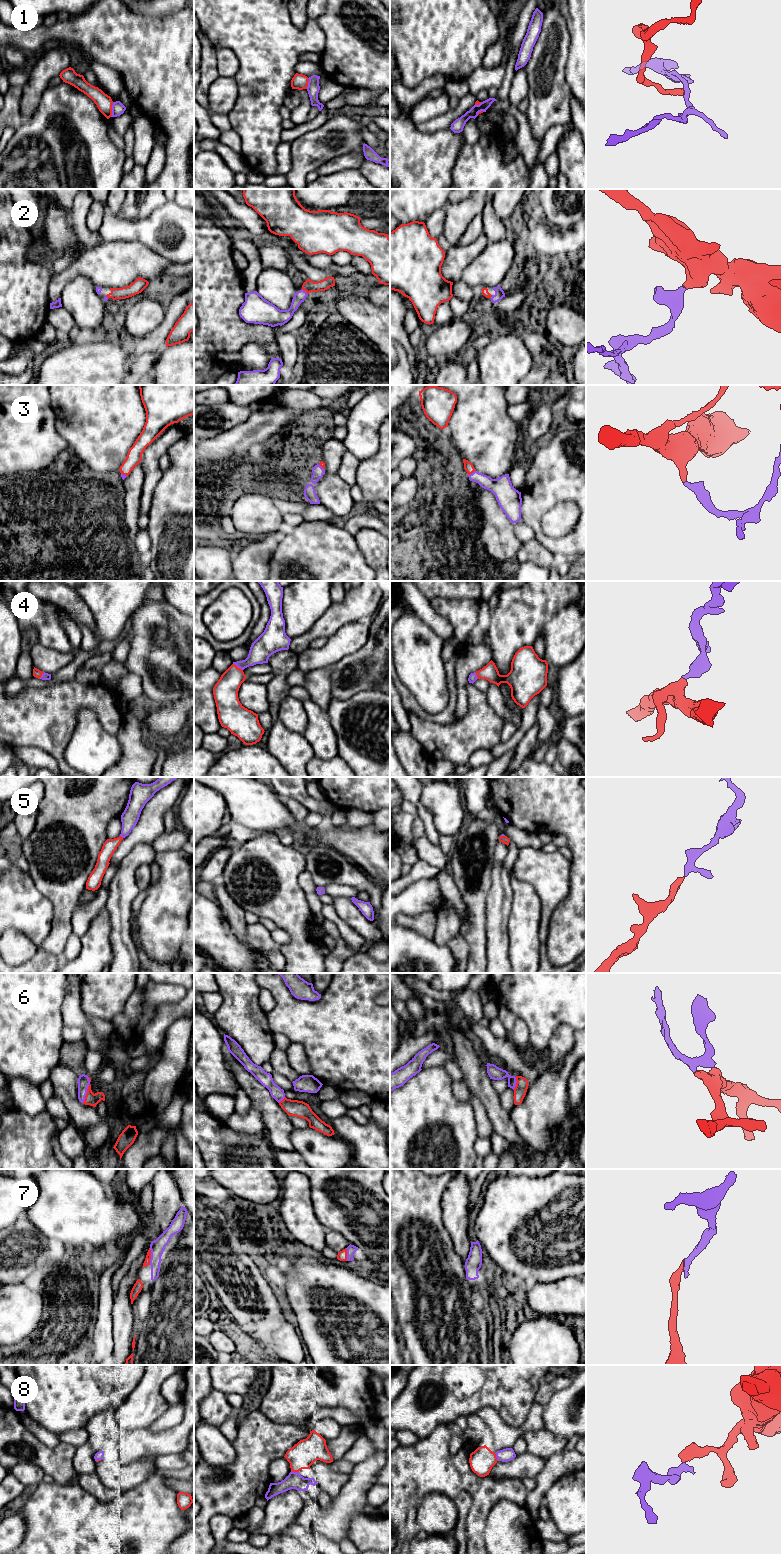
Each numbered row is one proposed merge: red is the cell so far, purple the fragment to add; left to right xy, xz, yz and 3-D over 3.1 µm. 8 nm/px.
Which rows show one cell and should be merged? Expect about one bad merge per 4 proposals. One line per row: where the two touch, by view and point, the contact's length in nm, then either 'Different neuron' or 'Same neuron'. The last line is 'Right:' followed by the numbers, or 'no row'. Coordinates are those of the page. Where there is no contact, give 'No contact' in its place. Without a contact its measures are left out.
1: Touches red at xy (111, 109). Shared border 120 nm. Different neuron
2: Touches red at xz (305, 290). Shared border 60 nm. Same neuron
3: Touches red at yz (471, 473). Shared border 80 nm. Same neuron
4: Touches red at xz (237, 667). Shared border 100 nm. Same neuron
5: Touches red at xy (122, 837). Shared border 40 nm. Same neuron
6: Touches red at xy (87, 1093). Shared border 170 nm. Same neuron
7: Touches red at xy (150, 1256). Shared border 140 nm. Same neuron
8: Touches red at xz (295, 1471). Shared border 70 nm. Same neuron
Right: 2, 3, 4, 5, 6, 7, 8

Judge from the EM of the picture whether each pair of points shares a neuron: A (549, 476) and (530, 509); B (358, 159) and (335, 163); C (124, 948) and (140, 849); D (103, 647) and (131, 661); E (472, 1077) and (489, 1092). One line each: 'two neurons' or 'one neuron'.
A: one neuron
B: one neuron
C: one neuron
D: two neurons
E: one neuron

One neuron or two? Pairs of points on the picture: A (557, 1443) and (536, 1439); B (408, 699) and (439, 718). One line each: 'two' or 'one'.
A: one
B: one

